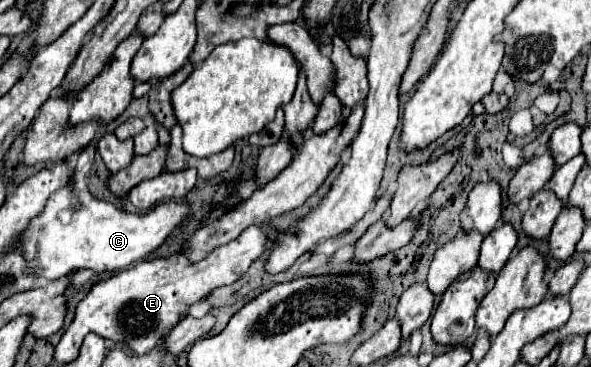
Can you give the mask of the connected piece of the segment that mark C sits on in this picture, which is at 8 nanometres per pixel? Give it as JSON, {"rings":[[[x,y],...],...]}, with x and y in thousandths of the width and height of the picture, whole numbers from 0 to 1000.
{"rings":[[[149,392],[132,420],[125,469],[125,523],[91,523],[74,578],[41,632],[41,698],[47,708],[47,736],[61,752],[95,763],[135,730],[152,730],[159,741],[210,736],[227,714],[247,703],[267,670],[274,670],[277,654],[308,605],[318,599],[321,550],[277,550],[244,583],[223,583],[213,572],[200,572],[186,550],[159,540],[146,518],[146,469],[152,469],[156,458],[159,420],[162,392]]]}

